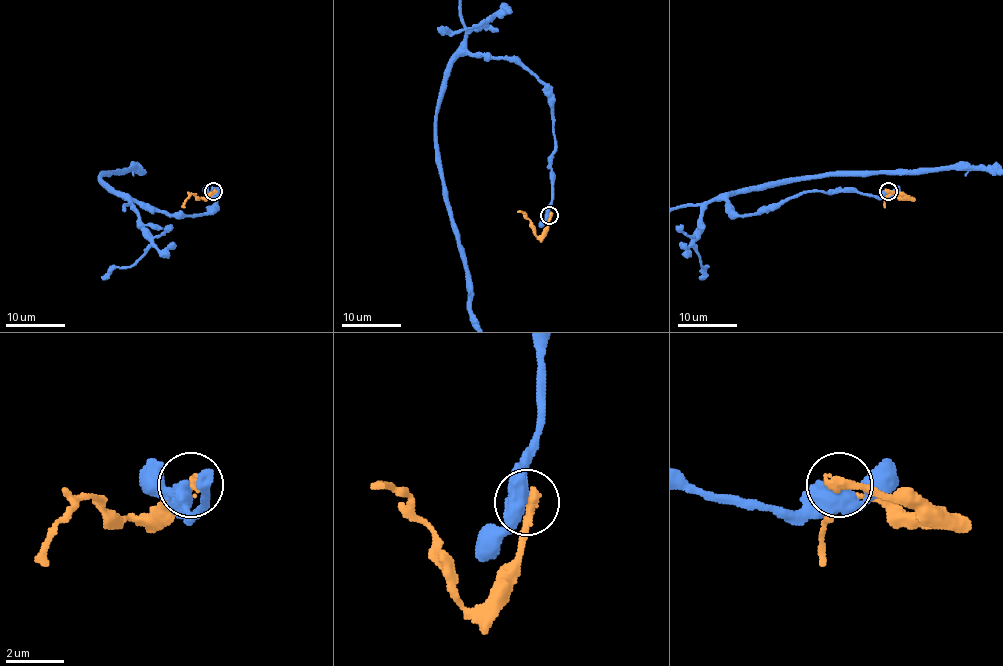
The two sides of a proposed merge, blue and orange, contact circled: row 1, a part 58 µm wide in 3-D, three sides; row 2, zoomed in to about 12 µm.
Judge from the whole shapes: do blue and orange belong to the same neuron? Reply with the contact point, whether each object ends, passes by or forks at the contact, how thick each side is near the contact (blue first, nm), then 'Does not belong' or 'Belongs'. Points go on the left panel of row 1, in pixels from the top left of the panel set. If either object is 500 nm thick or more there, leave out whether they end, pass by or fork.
Place: (213, 191). Thickness 550 nm (blue) against 360 nm. Does not belong

